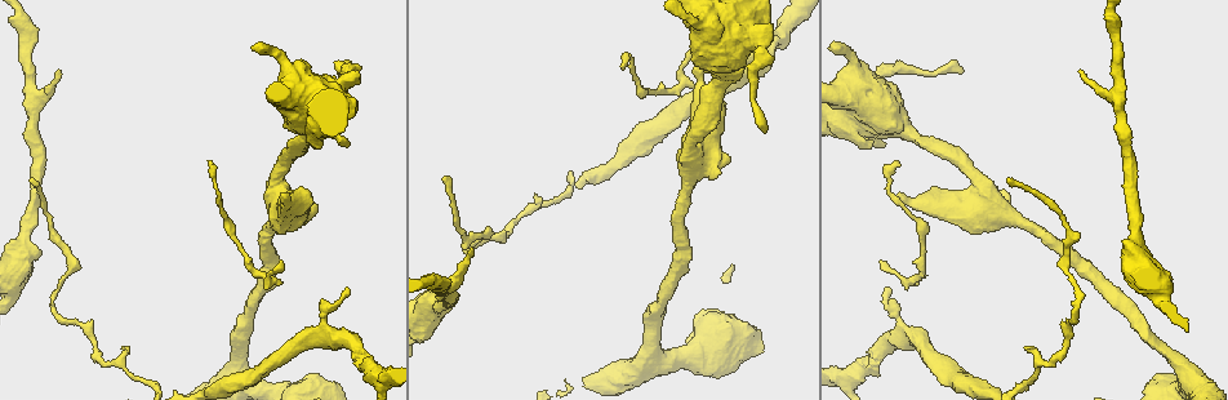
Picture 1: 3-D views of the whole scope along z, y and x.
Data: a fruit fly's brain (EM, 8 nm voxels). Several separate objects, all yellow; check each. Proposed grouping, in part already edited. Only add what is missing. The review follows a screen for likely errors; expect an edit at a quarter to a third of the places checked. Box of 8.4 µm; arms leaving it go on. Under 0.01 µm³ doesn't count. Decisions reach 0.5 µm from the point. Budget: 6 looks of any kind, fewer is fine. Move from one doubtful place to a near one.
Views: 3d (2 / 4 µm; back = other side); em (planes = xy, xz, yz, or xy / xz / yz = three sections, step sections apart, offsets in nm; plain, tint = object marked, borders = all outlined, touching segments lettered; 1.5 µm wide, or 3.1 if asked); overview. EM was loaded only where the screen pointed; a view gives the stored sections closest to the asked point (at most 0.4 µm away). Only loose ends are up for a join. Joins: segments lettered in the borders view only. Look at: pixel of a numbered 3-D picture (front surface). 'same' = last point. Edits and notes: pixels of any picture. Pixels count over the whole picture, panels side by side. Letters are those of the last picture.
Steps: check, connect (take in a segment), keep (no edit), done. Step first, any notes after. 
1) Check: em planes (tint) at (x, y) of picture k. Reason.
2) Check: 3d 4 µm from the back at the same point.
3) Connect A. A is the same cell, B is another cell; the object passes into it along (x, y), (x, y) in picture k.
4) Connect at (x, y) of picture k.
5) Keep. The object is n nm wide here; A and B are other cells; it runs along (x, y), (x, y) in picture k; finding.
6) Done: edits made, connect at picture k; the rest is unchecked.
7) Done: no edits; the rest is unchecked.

Check: 3d 4 µm at (1024, 349) of picture 1. Branch stops here.

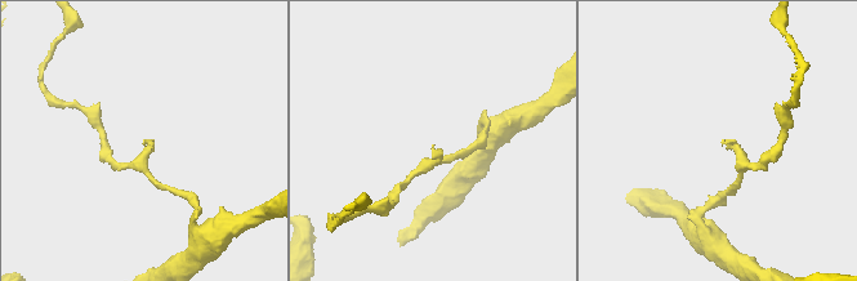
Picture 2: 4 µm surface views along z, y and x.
Check: em xy step 4 (tint) at (725, 140) of picture 2. Shape alone is not enough.

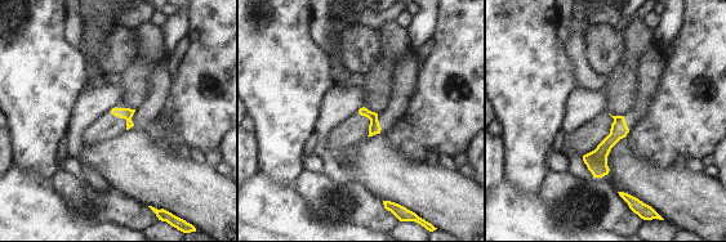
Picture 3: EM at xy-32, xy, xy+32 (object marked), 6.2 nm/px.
Check: em xy step 4 (borders) at the same point.

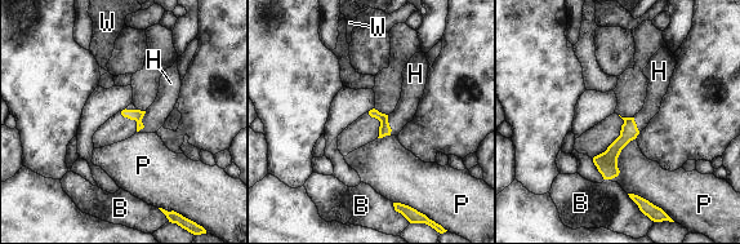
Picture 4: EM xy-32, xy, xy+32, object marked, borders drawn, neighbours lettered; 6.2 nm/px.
Connect H. H is the same cell, B, P and W are other cells; the object passes into it along (137, 115), (141, 122), (156, 115) in picture 4; the neuron continues.

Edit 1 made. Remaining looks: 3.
Check: em planes (borders) at (883, 146) of picture 1. Free end.

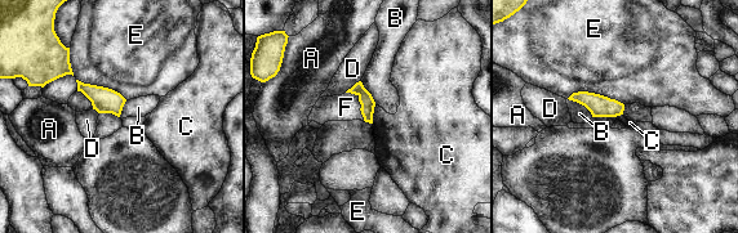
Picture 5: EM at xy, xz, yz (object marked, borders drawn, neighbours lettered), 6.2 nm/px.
Keep. The longest contact is with E, 380 nm; A, B, C, D, E and F are other cells; a border runs along (376, 106), (372, 113), (372, 122) in picture 5; no lettered segment goes on from it.

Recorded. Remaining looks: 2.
Done: edits made, connect at picture 4; the rest is unchecked.

